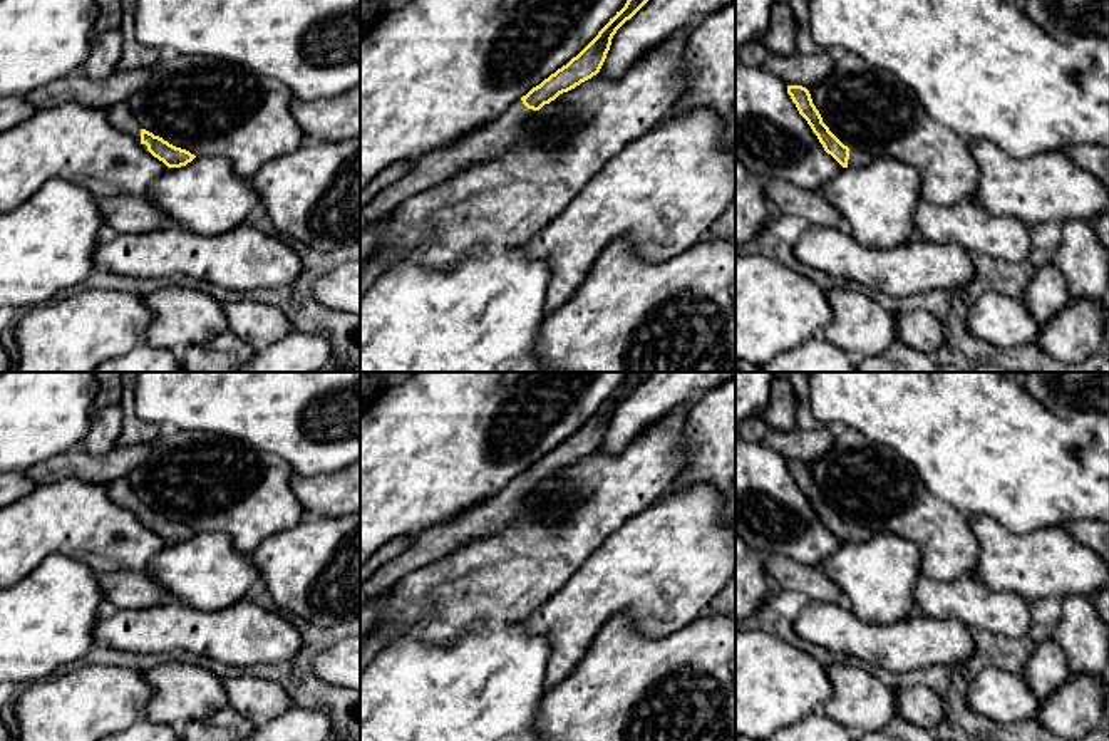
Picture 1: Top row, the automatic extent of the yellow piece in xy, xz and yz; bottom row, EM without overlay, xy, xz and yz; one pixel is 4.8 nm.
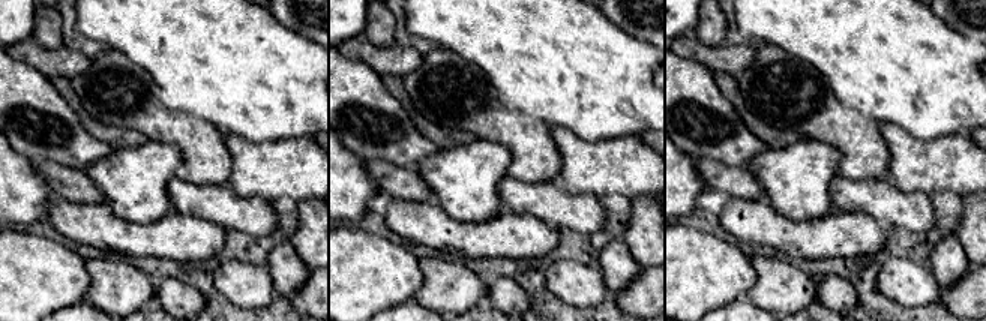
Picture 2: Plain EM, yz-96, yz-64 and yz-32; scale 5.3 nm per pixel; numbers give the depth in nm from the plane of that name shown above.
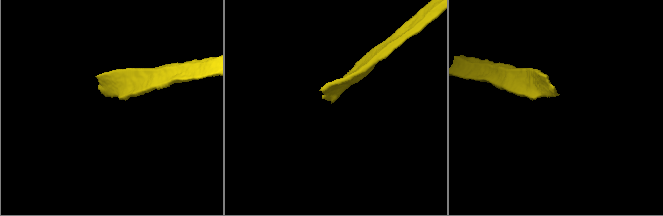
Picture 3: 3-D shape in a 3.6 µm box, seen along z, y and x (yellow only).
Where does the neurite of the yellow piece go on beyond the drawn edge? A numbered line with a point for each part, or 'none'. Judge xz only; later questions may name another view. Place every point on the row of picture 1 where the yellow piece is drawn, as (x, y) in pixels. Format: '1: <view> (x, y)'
1: xz (500, 134)

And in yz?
1: yz (856, 158)

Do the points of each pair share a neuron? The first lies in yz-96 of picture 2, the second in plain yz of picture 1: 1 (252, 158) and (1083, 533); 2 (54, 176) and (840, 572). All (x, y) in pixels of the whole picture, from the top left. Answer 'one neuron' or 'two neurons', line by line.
1: two neurons
2: two neurons

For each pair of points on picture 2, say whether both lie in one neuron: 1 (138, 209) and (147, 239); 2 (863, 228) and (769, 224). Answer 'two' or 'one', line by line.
1: two
2: one

